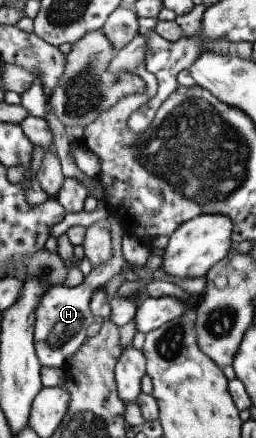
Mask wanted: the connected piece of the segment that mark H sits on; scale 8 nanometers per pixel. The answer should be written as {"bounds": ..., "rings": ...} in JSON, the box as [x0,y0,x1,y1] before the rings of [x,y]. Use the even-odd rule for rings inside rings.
{"bounds":[32,214,131,368],"rings":[[[109,214],[105,221],[109,224],[113,257],[106,264],[94,267],[88,274],[84,275],[83,282],[75,287],[50,285],[41,298],[38,307],[36,307],[32,341],[41,367],[65,368],[70,355],[82,345],[86,335],[86,328],[96,321],[96,317],[89,310],[89,300],[92,298],[93,291],[103,287],[112,277],[118,274],[124,273],[128,276],[131,274],[131,266],[126,265],[120,254],[121,238],[124,234],[118,220],[116,216]]]}

